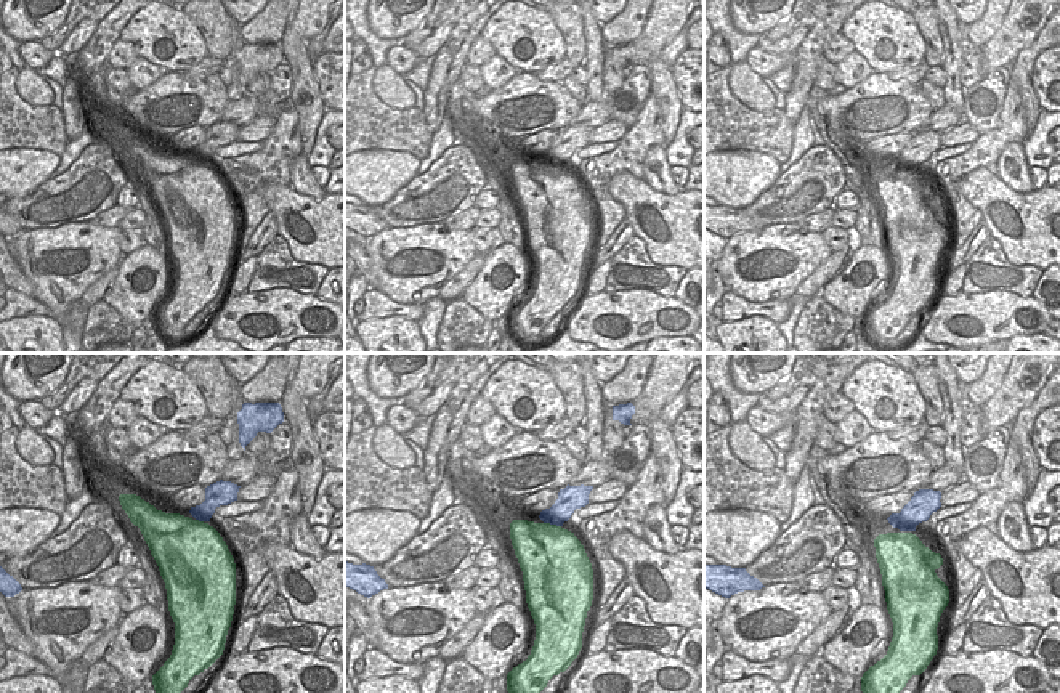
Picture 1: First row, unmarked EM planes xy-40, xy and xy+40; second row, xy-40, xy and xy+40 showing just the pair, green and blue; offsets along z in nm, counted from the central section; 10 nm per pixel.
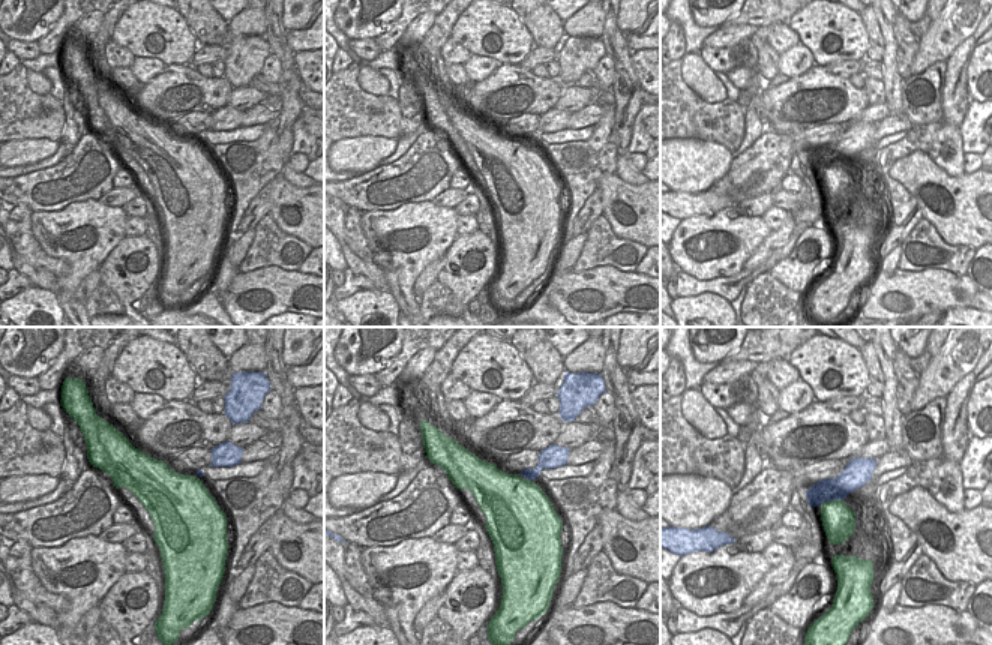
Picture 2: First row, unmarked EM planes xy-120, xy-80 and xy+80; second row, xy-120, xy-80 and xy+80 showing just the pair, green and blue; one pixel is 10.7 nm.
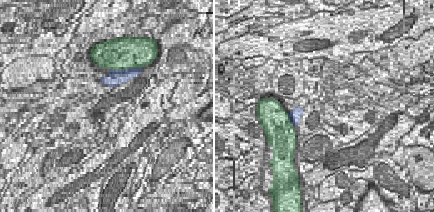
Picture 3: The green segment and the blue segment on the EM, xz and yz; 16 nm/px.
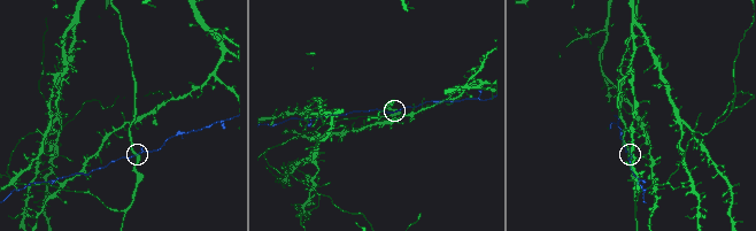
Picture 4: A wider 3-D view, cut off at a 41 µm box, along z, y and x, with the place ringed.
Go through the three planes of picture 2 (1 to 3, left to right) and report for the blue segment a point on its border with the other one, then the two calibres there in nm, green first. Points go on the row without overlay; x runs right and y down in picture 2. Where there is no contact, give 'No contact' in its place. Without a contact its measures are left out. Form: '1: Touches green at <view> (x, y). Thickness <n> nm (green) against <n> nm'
1: No contact
2: No contact
3: Touches green at xy+80 (832, 165). Thickness 360 nm (green) against 240 nm.

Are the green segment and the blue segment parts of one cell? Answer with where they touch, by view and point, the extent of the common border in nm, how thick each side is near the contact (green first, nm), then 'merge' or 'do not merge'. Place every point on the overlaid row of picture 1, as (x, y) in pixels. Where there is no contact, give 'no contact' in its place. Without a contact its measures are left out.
xy (552, 525) | 180 nm | 500/220 nm | do not merge

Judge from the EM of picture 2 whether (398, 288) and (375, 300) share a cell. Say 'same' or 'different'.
different

